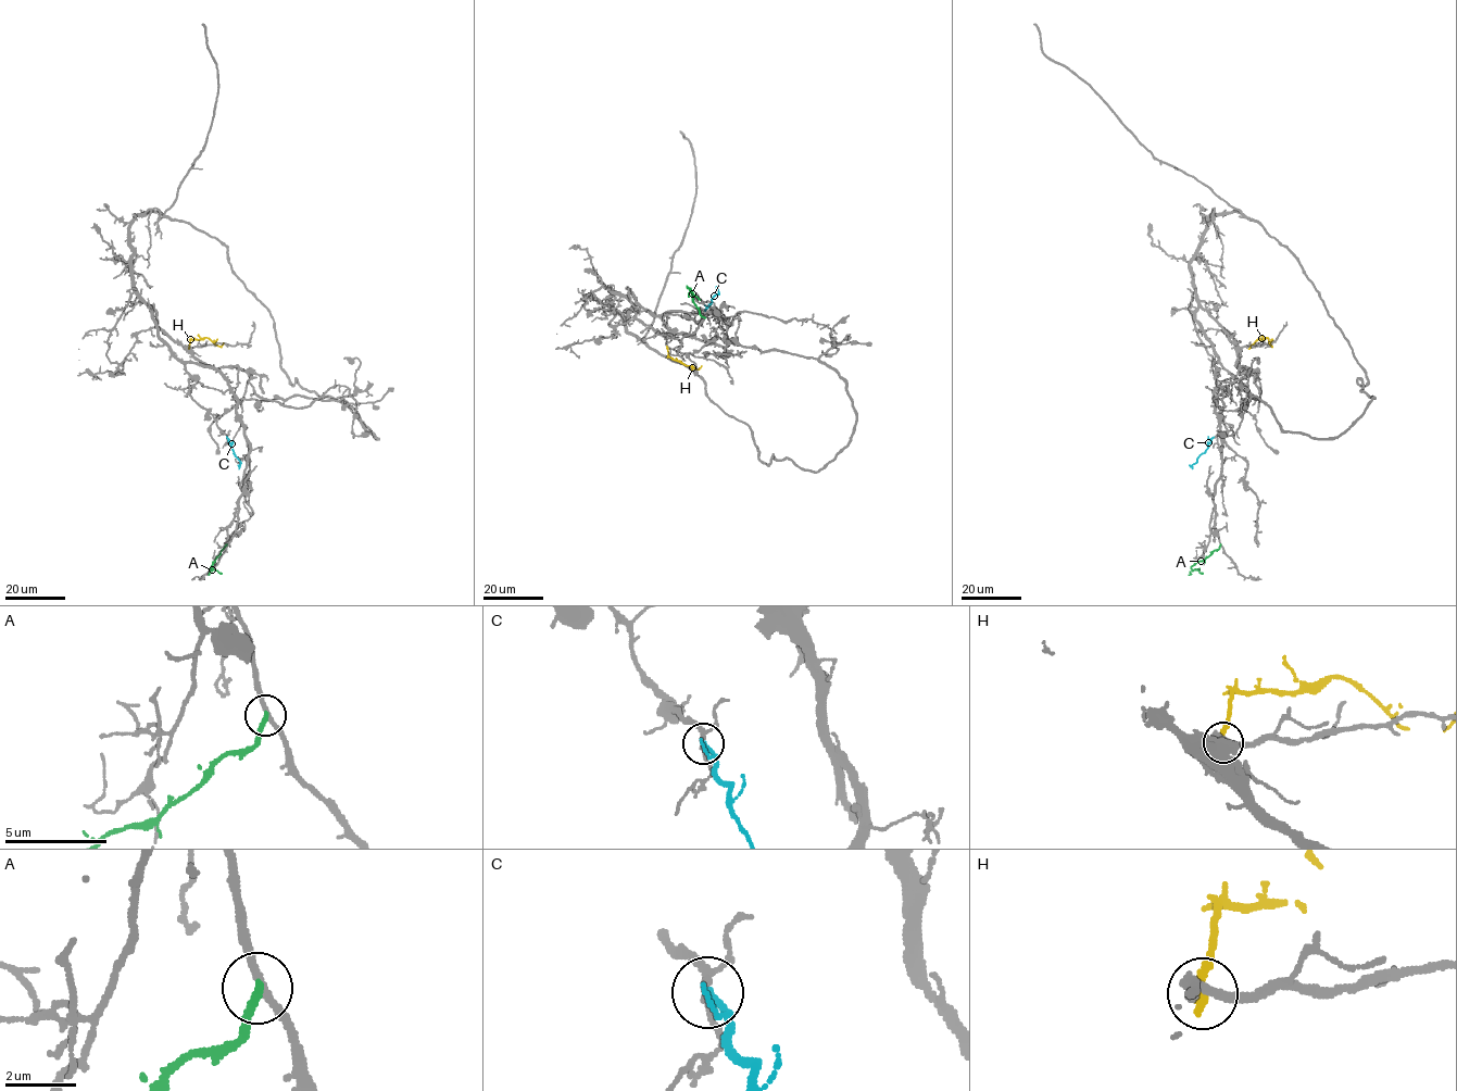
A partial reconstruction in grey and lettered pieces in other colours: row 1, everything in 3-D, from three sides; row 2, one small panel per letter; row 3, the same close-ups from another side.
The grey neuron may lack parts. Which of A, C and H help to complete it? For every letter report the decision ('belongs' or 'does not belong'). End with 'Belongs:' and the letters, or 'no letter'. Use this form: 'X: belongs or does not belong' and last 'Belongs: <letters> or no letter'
A: does not belong
C: belongs
H: does not belong
Belongs: C

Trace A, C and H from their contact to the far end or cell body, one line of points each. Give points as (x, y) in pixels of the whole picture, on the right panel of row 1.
A: (1220, 544), (1191, 567), (1203, 574)
C: (1213, 437), (1192, 468)
H: (1250, 347), (1267, 338), (1271, 347), (1268, 342)

